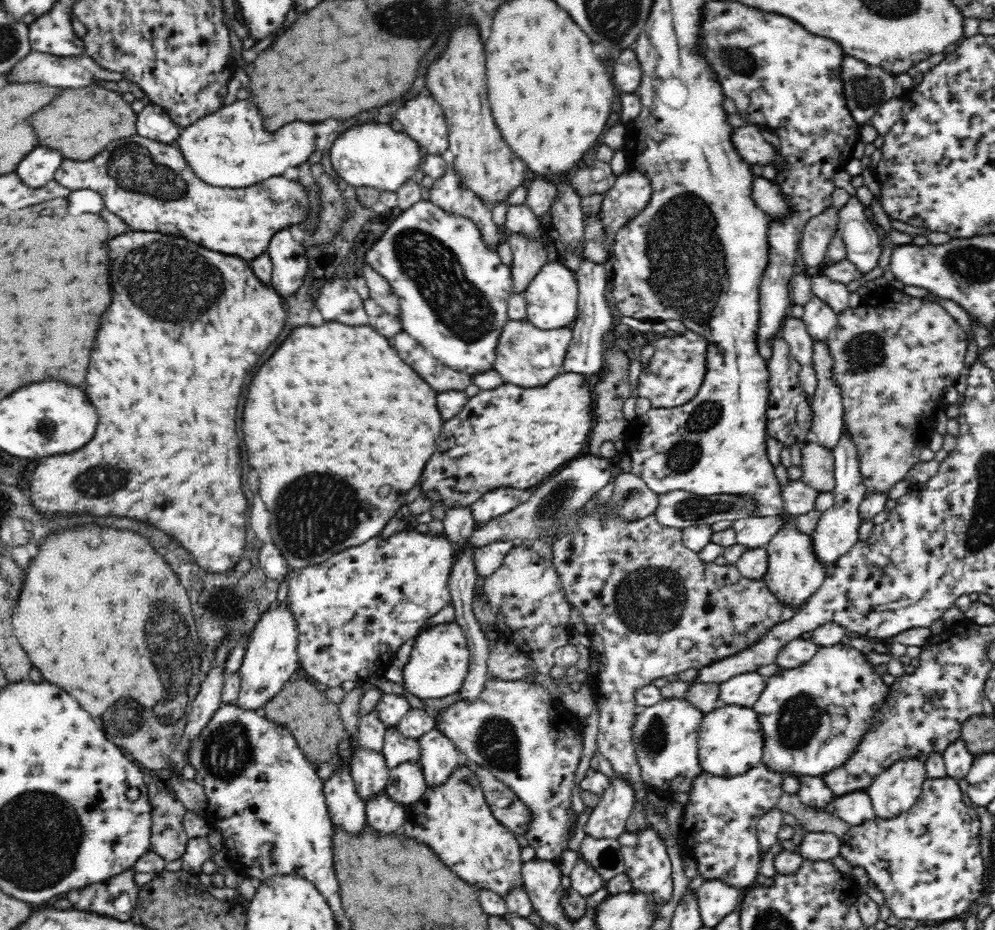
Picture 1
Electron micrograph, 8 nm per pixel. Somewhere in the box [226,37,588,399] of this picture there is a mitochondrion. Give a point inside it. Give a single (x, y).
(460, 306)

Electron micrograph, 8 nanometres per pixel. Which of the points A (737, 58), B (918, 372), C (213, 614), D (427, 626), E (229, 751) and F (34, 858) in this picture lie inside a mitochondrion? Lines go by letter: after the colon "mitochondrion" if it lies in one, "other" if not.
A: mitochondrion
B: other
C: mitochondrion
D: other
E: mitochondrion
F: mitochondrion

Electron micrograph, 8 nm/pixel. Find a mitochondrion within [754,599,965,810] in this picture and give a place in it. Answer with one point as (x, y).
(799, 720)

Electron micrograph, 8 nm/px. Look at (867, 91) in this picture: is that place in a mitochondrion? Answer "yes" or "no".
yes

